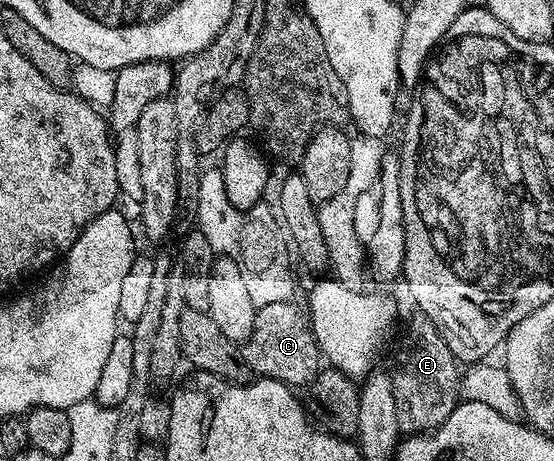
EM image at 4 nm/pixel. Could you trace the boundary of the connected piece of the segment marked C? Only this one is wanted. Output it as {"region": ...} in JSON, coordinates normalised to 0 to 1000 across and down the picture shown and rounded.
{"region":[[[529,651],[518,655],[489,655],[482,664],[466,668],[460,681],[460,707],[453,725],[439,740],[435,772],[446,785],[451,809],[480,824],[509,824],[523,837],[554,837],[572,818],[583,796],[579,757],[572,751],[572,735],[565,729],[565,716],[552,679],[534,668]]]}

